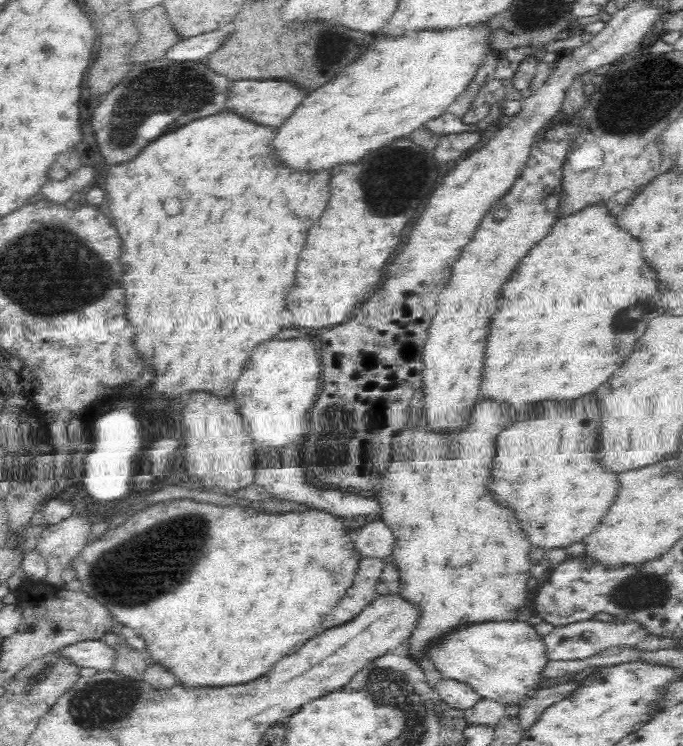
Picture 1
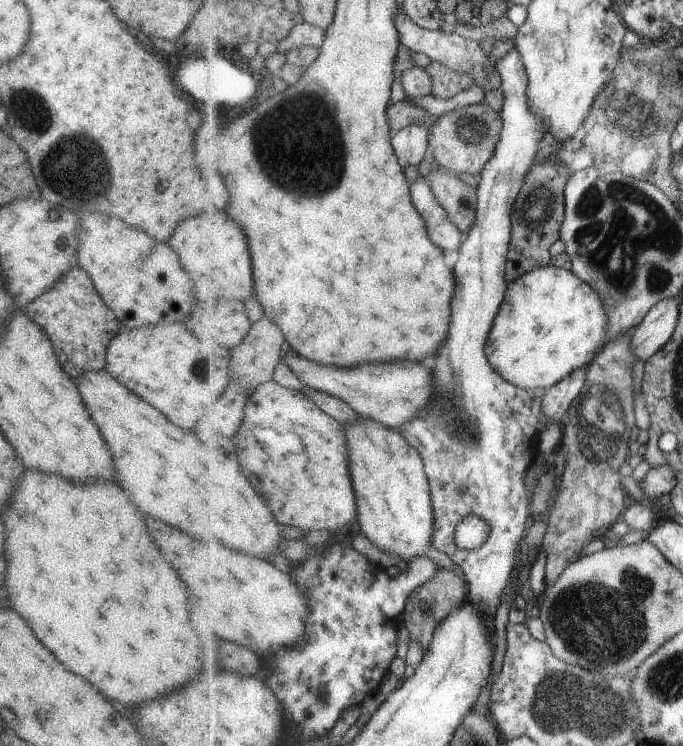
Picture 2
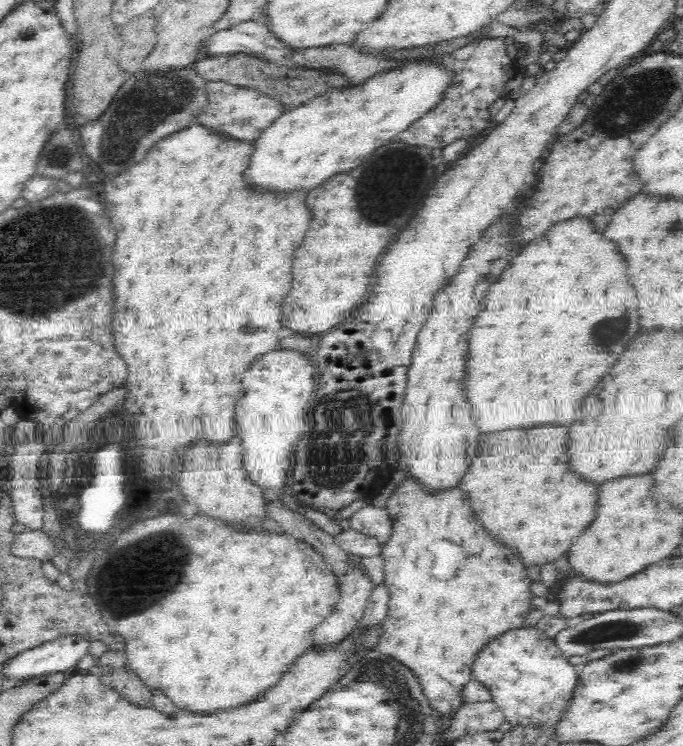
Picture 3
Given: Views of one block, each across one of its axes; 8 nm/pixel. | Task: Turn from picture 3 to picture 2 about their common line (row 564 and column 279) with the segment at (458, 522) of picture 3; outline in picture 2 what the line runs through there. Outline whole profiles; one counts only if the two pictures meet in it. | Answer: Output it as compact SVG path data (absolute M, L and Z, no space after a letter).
M275 381L261 383L250 394L244 410L244 421L235 436L237 454L241 458L241 468L255 490L269 498L277 522L285 526L297 526L305 532L309 530L334 530L345 528L358 515L354 483L351 478L351 467L347 468L348 432L333 415L321 410L317 403L310 399L303 390L286 388Z

